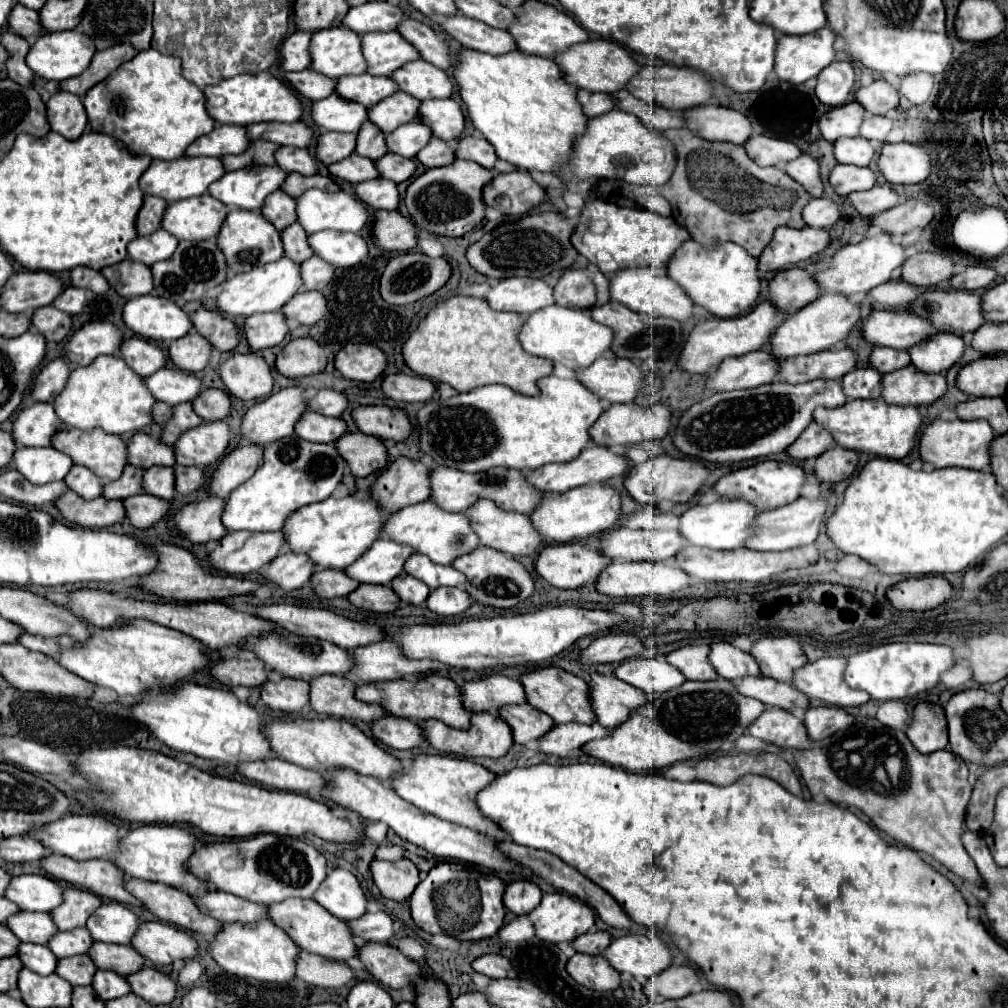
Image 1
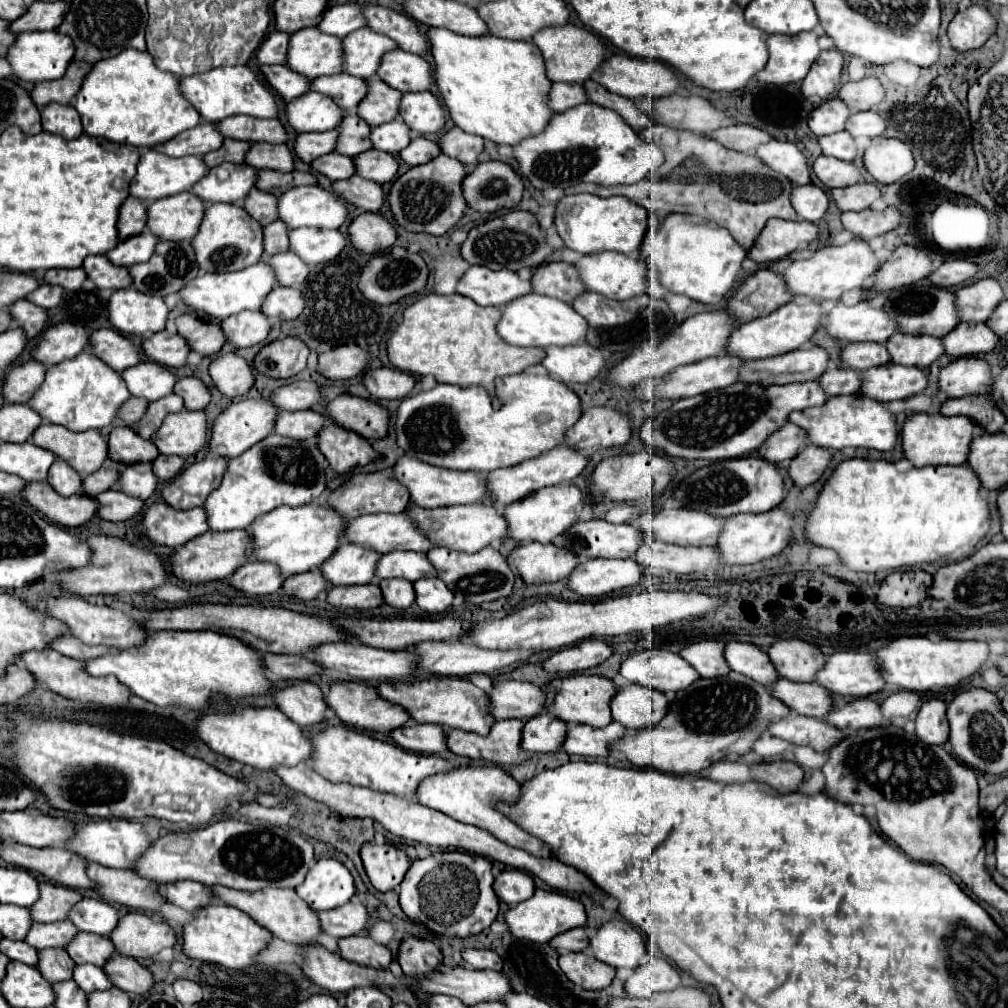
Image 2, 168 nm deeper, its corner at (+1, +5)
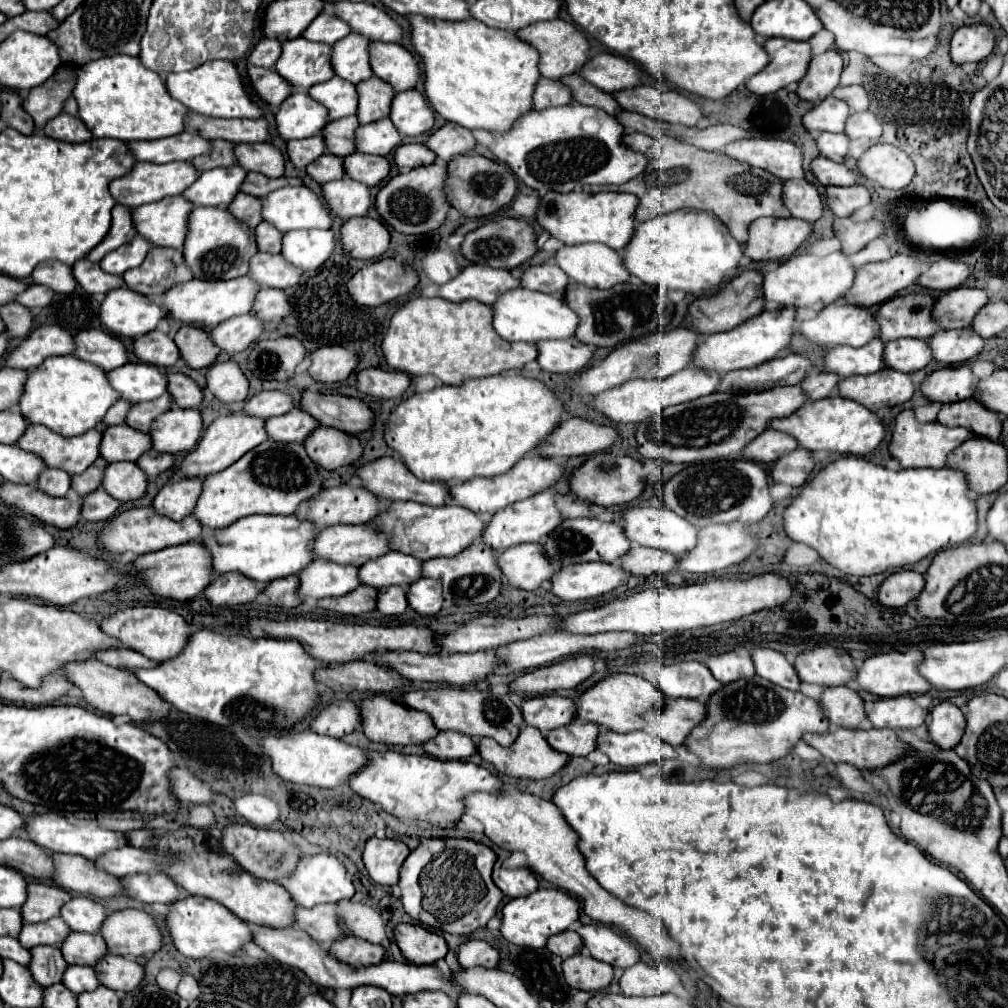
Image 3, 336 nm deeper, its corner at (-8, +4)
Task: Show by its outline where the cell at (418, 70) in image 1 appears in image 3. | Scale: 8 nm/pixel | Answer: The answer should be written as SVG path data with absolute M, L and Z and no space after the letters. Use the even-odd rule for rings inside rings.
M371 42L369 64L377 78L391 84L397 92L409 90L419 80L419 66L409 50L393 42Z

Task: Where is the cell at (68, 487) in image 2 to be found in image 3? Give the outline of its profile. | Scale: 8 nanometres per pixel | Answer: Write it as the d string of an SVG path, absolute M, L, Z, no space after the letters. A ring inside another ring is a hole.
M45 468L39 474L37 484L49 496L65 496L67 490L71 488L71 476L67 472L63 472L63 470L57 470L57 468Z

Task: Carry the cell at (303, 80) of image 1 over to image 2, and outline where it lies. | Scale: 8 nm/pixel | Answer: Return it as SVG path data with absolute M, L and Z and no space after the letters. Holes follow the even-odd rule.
M262 65L260 71L286 101L302 97L306 91L310 91L310 81L296 71L290 71L286 65Z

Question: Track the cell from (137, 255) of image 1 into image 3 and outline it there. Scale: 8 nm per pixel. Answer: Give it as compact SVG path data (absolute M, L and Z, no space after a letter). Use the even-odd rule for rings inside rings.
M135 236L131 242L119 246L115 252L109 252L107 256L103 256L99 266L103 270L107 270L107 274L121 276L129 268L135 268L137 264L141 264L145 260L149 248L151 248L151 244L145 238Z

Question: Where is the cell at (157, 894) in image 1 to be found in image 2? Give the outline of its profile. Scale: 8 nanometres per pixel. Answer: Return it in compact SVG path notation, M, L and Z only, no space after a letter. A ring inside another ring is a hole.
M90 863L88 877L96 883L96 891L114 903L160 911L166 899L160 895L160 883L154 883L130 869L108 869L98 863Z

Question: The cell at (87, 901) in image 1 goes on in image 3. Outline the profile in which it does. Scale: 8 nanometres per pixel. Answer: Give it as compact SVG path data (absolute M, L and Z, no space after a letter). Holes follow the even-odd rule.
M29 884L27 886L27 900L21 906L21 916L25 922L45 922L49 918L59 916L59 908L71 896L55 886L55 884Z

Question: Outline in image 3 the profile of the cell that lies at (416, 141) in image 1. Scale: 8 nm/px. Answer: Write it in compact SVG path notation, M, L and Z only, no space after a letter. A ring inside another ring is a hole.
M389 118L359 126L355 130L355 148L363 154L387 156L401 144L401 134L395 130Z

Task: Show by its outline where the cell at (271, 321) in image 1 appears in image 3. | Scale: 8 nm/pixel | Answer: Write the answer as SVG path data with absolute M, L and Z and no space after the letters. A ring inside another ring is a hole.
M249 314L249 316L235 316L211 328L209 336L215 342L215 346L221 348L221 352L233 356L249 348L249 344L257 342L261 332L263 332L263 322L257 320L253 314Z

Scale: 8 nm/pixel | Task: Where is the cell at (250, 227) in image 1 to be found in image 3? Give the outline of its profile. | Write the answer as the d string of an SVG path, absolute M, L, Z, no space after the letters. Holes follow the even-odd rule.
M193 208L189 214L183 258L199 280L233 280L249 272L249 258L257 254L253 230L229 214L227 208Z

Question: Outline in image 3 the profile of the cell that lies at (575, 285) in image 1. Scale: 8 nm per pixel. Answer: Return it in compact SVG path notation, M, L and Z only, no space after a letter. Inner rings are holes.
M555 264L529 266L529 268L521 274L521 288L537 290L537 292L553 294L553 296L563 296L567 282L569 282L569 278L567 278L565 272L563 272L559 266L555 266Z

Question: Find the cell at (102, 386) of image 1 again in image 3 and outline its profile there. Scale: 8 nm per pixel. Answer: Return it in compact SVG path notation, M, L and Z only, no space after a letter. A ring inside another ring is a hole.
M73 354L47 358L39 368L33 368L25 380L19 412L31 424L47 426L61 436L83 434L101 422L109 406L119 400L119 394L109 386L107 376L95 364L87 364Z

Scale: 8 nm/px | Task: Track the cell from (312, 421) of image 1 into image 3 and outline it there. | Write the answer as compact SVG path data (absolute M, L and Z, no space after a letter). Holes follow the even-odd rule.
M291 408L291 412L283 416L275 416L265 420L269 440L279 442L303 442L309 432L313 432L319 424L301 408Z

